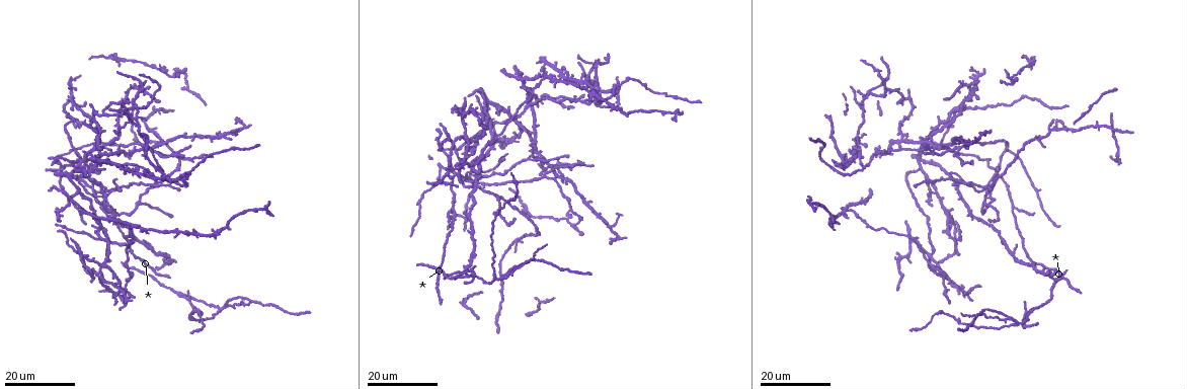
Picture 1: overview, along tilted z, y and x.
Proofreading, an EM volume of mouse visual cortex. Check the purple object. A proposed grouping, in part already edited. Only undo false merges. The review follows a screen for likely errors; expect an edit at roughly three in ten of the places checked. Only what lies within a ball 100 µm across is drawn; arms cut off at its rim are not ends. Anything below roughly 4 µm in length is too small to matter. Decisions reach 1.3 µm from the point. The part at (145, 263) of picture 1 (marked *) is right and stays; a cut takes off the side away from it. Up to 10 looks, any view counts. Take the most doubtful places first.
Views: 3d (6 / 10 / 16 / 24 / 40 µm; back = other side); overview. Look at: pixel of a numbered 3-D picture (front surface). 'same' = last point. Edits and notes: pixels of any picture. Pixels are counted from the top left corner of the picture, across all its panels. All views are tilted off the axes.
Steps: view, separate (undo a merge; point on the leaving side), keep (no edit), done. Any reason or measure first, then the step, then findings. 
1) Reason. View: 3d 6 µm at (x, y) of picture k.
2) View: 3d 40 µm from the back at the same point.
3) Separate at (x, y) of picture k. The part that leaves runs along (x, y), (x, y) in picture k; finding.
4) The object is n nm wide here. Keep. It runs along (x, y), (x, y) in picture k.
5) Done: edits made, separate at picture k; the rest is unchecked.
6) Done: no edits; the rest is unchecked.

View: 3d 16 µm at (869, 94) of picture 1.

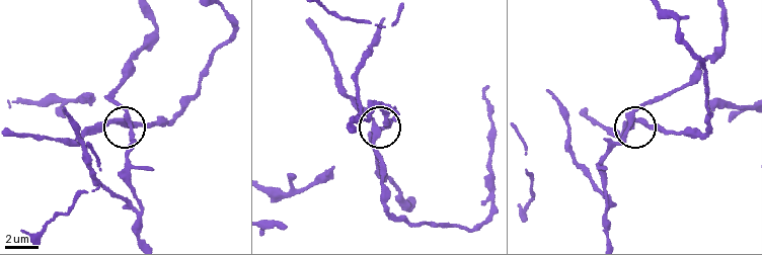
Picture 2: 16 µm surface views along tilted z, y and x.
View: 3d 10 µm at (633, 120) of picture 2.

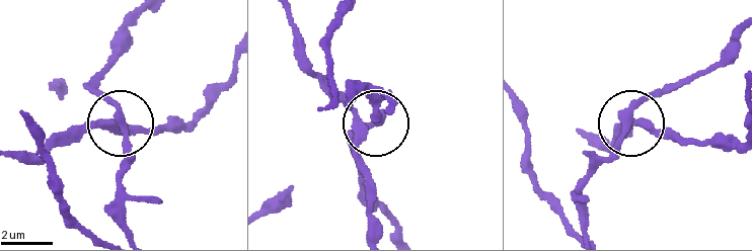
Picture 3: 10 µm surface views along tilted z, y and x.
4 arms meet here. Keep. It runs along (583, 231), (583, 184), (612, 153), (636, 108), (675, 80) in picture 3; continuous, no second neuron.

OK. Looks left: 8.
Four or more arms meet. View: 3d 24 µm at (135, 87) of picture 1.

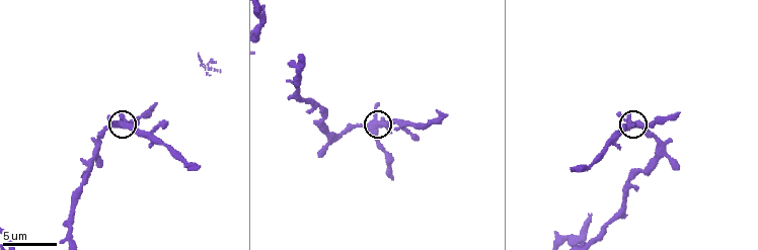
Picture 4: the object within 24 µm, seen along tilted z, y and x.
View: 3d 10 µm at (375, 131) of picture 4.

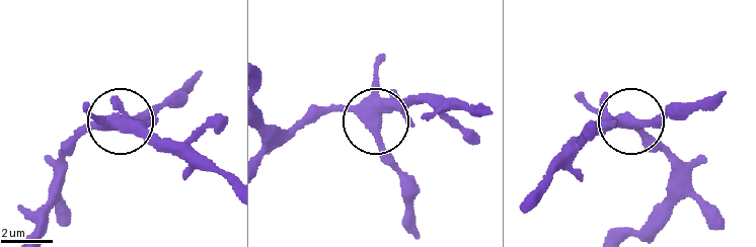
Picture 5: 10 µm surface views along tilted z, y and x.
5 arms meet here. Keep. One neuron here.

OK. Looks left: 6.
Three arms meet. View: 3d 16 µm at (101, 207) of picture 1.

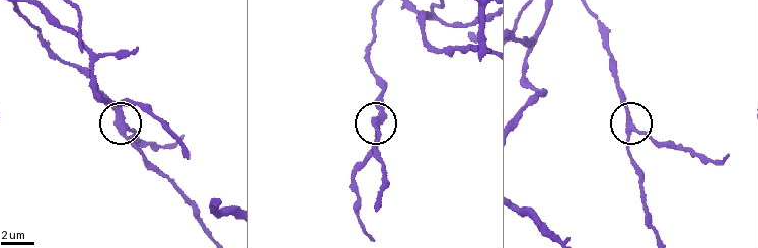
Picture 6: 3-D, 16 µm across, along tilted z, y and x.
View: 3d 6 µm at (633, 129) of picture 6.

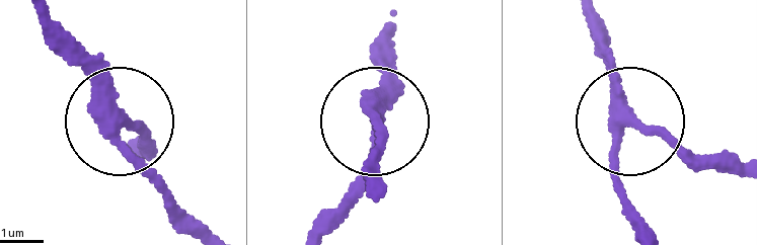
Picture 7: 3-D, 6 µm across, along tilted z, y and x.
View: 3d 6 µm from the back at (629, 119) of picture 7.

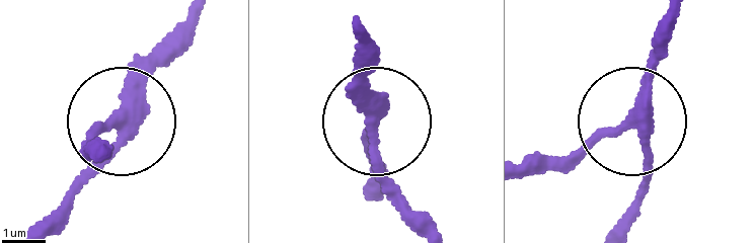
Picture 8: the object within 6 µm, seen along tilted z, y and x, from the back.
3 arms meet here. Keep. It runs along (624, 225), (647, 141), (634, 123), (544, 162) in picture 8; all the same neuron.

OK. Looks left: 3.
Three-way junction. View: 3d 24 µm at (983, 202) of picture 1.

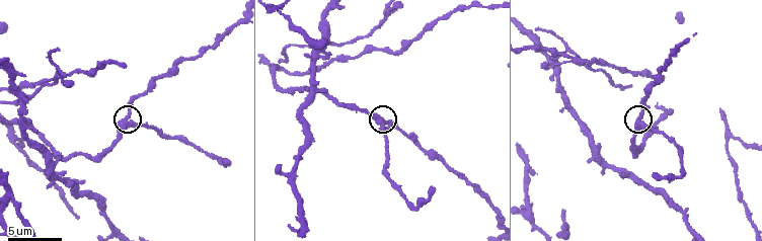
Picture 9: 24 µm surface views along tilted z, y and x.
View: 3d 6 µm at (381, 126) of picture 9.

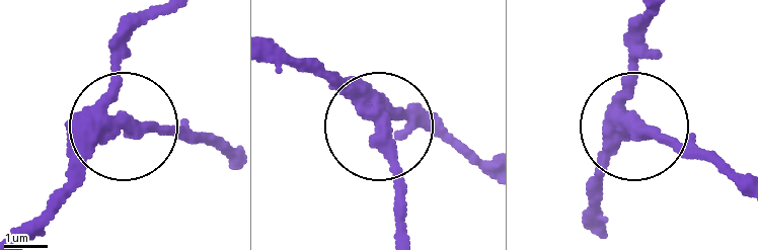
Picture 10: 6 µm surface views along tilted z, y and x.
View: 3d 6 µm from the back at (124, 121) of picture 10.

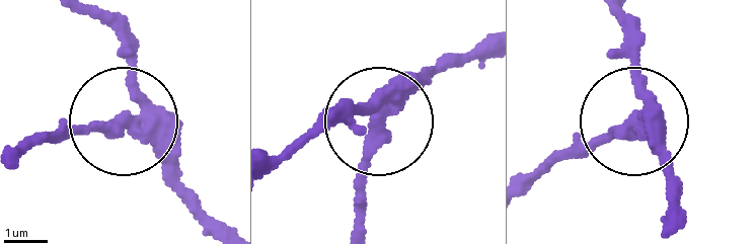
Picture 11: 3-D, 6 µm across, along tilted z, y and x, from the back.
3 arms meet here. Keep. Continuous, no second neuron.

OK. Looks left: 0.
Done: no edits; the rest is unchecked.

